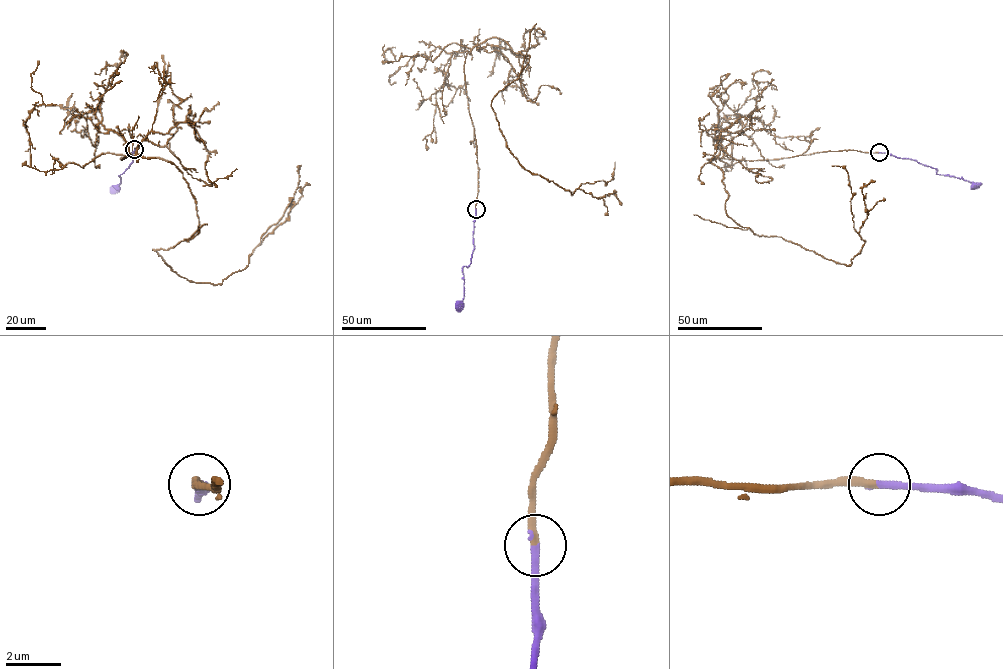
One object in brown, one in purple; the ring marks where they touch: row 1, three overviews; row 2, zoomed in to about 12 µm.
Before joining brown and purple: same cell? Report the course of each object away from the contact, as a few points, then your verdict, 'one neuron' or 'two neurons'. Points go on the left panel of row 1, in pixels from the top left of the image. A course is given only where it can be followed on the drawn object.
course brown (134, 150), (121, 158), (168, 161), (195, 199), (198, 229), (153, 250), (215, 284), (248, 264), (301, 166); course purple (134, 150), (133, 161), (118, 176), (120, 183), (115, 187); one neuron

